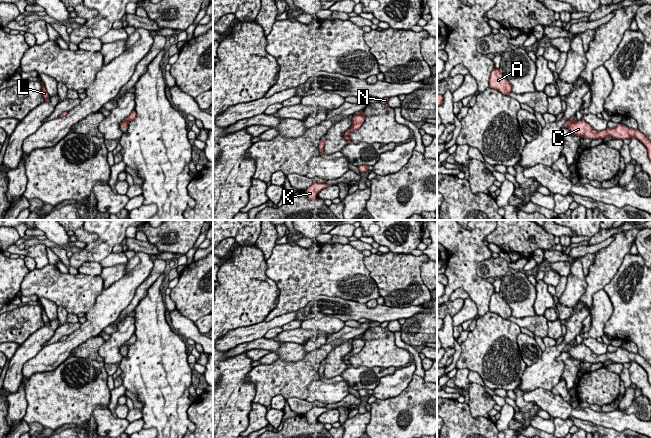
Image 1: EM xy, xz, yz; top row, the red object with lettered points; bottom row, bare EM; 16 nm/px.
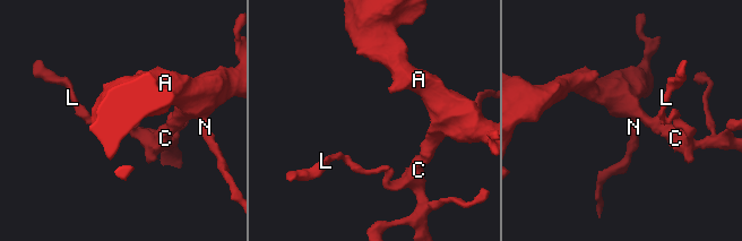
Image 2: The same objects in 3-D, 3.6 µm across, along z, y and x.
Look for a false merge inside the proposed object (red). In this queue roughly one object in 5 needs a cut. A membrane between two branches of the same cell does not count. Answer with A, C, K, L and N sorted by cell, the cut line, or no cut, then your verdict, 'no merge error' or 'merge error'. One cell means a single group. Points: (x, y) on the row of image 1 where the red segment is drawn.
groups A C K L N; cut none; no merge error

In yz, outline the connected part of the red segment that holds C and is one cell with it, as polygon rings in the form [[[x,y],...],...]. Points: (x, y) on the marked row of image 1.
[[[575,116],[571,117],[565,122],[566,127],[577,136],[582,138],[594,139],[604,139],[607,136],[611,136],[616,139],[630,139],[632,137],[638,139],[647,149],[648,158],[651,161],[651,141],[644,136],[638,129],[631,129],[623,124],[617,124],[615,128],[606,128],[603,131],[595,131],[584,119],[579,121],[574,121]]]

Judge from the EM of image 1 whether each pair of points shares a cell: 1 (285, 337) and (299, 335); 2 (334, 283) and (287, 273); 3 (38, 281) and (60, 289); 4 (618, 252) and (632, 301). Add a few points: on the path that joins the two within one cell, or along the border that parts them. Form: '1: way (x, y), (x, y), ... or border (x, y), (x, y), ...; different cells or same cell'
1: way (288, 336), (296, 335); same cell
2: way (322, 273), (299, 273); same cell
3: way (43, 283), (50, 283), (55, 286); same cell
4: border (627, 252), (617, 273), (608, 284); different cells

